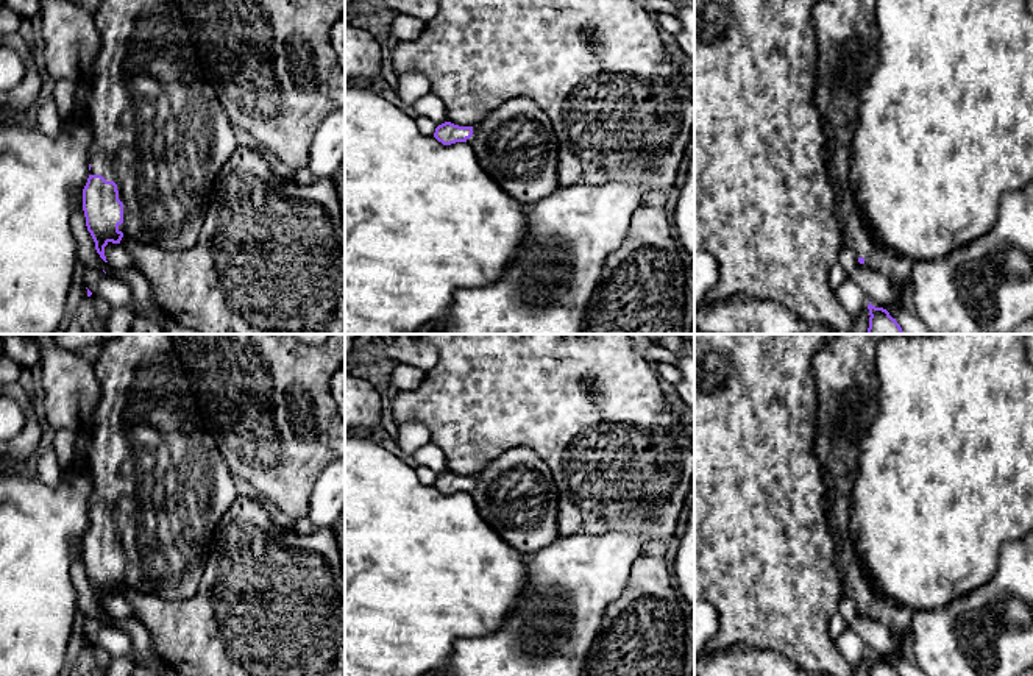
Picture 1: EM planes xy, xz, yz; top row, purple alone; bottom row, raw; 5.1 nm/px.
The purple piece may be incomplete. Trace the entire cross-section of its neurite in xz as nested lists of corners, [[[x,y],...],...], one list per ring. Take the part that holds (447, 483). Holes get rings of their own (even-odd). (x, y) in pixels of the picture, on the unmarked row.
[[[509,450],[476,476],[445,471],[434,487],[443,495],[467,492],[485,523],[520,553],[534,554],[560,537],[557,486],[532,450]]]

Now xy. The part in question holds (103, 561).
[[[117,334],[103,342],[94,373],[101,398],[92,411],[91,432],[84,442],[92,493],[83,560],[95,600],[105,612],[109,592],[131,590],[167,601],[189,600],[198,590],[217,525],[237,498],[234,476],[206,428],[172,334]]]

